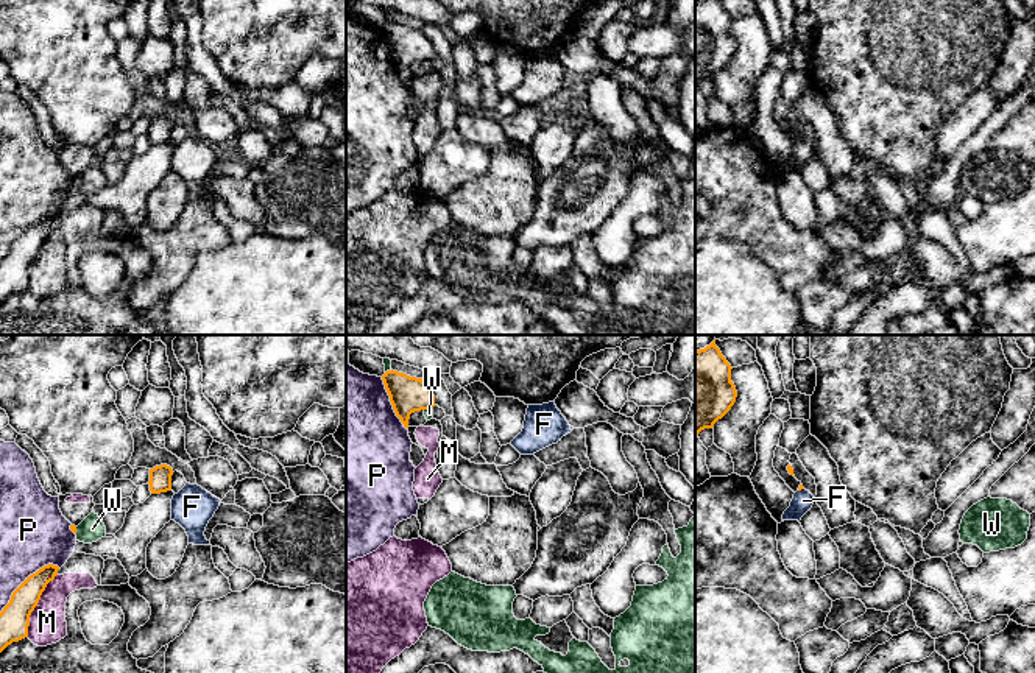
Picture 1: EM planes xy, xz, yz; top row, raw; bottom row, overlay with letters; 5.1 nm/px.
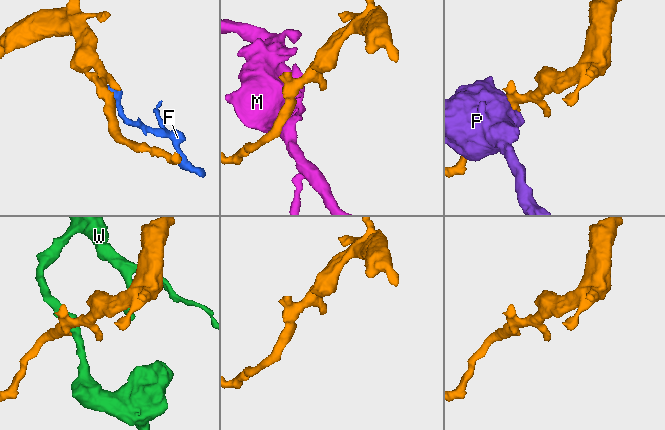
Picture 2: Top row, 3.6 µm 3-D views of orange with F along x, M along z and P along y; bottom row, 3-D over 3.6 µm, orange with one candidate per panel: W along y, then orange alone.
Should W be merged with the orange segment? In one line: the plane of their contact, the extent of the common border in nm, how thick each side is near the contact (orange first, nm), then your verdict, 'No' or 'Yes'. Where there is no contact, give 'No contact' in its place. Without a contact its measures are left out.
Touches orange in xz. Shared border 50 nm. Thickness 190 nm (orange) against 50 nm. No

